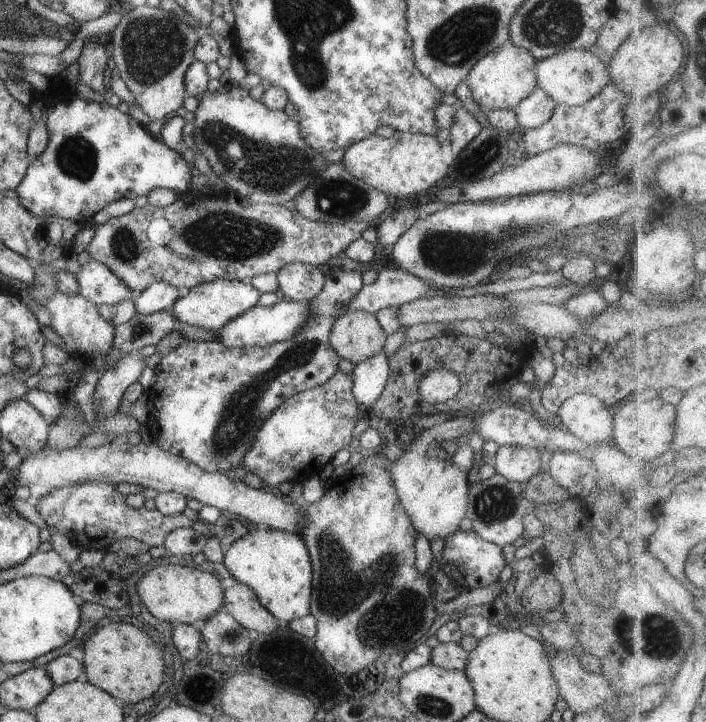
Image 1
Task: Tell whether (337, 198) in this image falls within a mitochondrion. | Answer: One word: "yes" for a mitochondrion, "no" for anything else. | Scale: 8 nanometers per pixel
yes

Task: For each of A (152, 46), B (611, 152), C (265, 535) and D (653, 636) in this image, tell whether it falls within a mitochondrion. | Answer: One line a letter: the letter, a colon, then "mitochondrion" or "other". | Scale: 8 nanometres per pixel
A: mitochondrion
B: other
C: other
D: mitochondrion

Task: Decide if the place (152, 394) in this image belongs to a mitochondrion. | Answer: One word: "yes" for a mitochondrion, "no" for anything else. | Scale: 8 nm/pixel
no

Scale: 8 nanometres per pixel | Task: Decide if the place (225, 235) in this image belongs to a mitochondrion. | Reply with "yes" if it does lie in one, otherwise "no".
yes

